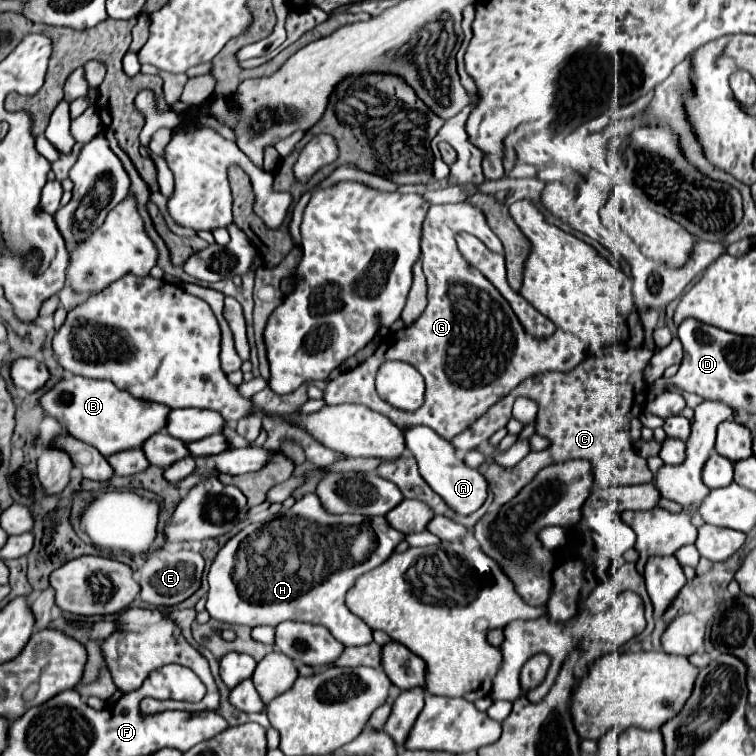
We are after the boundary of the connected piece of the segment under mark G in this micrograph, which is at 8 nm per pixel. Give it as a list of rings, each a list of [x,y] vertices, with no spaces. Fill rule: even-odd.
[[[469,202],[431,206],[421,236],[421,262],[429,286],[429,304],[425,312],[415,324],[389,332],[367,362],[331,380],[323,396],[327,404],[363,404],[387,416],[401,430],[427,426],[445,440],[453,440],[525,378],[539,372],[567,372],[583,362],[585,344],[573,334],[557,330],[547,338],[535,338],[525,332],[499,290],[459,254],[455,234],[460,231],[473,234],[489,249],[503,253],[501,241],[487,224],[483,210],[477,206]],[[387,360],[407,362],[425,378],[425,402],[419,410],[397,412],[377,396],[375,376],[379,366]]]

